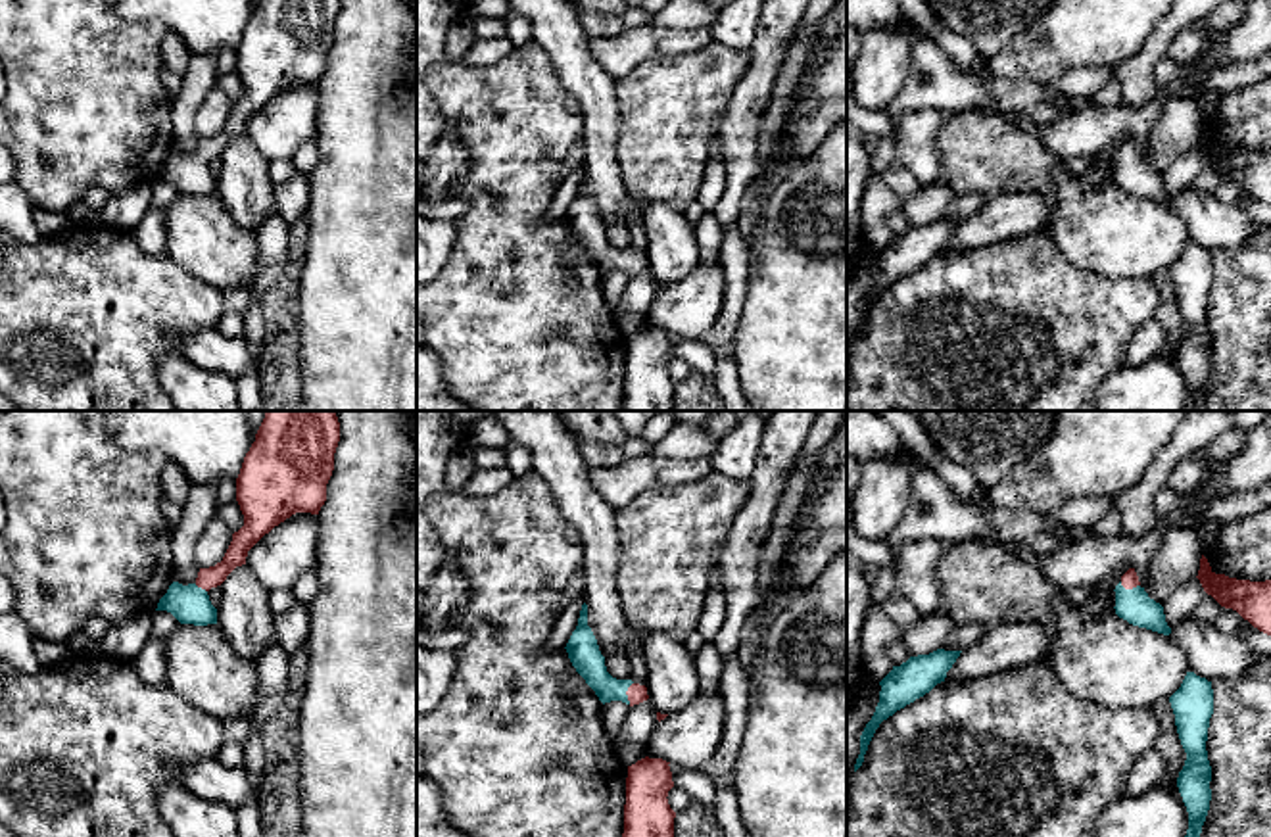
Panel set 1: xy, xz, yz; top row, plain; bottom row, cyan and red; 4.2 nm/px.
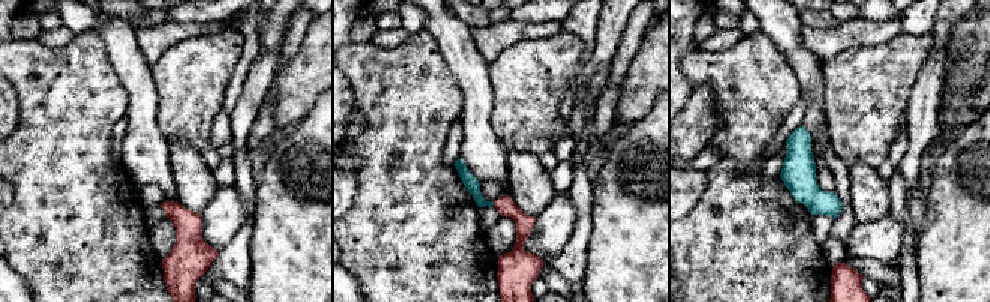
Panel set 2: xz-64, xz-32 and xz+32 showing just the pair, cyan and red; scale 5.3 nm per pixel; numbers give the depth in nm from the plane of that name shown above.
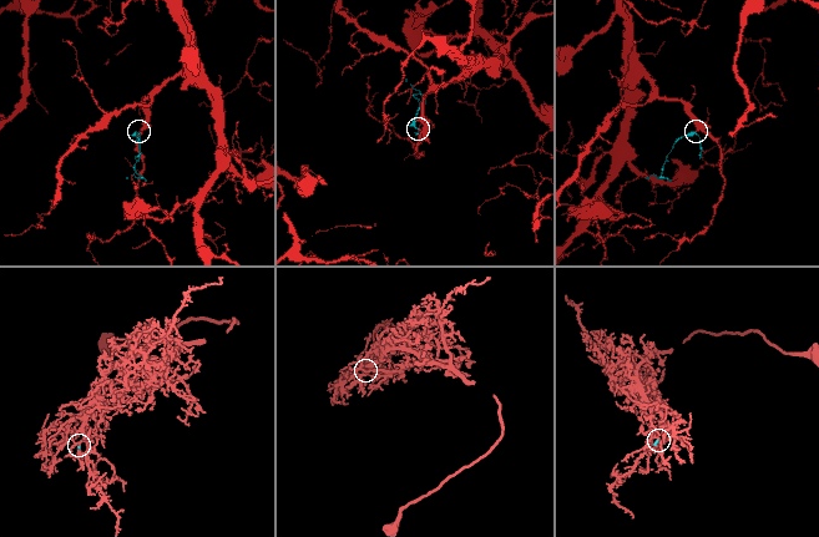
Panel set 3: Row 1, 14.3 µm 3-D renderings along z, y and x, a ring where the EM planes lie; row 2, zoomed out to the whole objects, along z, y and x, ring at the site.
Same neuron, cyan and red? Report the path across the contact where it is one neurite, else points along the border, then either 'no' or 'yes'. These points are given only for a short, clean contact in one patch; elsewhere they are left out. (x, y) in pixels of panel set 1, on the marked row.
runs through xz (584, 653), (624, 693), (636, 693); yes

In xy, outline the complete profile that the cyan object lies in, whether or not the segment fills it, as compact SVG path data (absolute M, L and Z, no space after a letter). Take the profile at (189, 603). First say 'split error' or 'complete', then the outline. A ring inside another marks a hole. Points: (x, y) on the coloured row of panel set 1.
split error | M267 411L236 478L236 501L244 514L244 526L232 534L221 562L200 568L194 584L173 582L156 610L171 612L180 624L217 624L217 609L207 591L221 586L236 566L246 564L248 551L275 526L296 513L319 514L326 501L338 442L336 411Z

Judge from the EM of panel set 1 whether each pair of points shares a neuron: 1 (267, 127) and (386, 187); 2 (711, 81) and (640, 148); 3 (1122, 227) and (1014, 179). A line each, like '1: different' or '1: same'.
1: different
2: same
3: same

